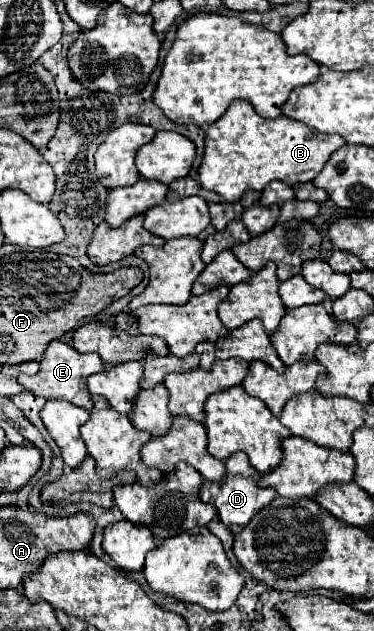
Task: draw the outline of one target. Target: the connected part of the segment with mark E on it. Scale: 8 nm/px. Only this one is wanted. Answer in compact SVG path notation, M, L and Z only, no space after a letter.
M53 340L49 344L45 356L41 358L41 370L35 376L21 376L19 382L25 386L25 390L33 392L35 396L43 396L47 400L67 400L75 406L91 410L93 400L87 390L87 376L95 374L95 372L103 372L103 370L105 370L105 364L101 362L101 358L95 352L79 354L73 346L69 346L61 340Z

